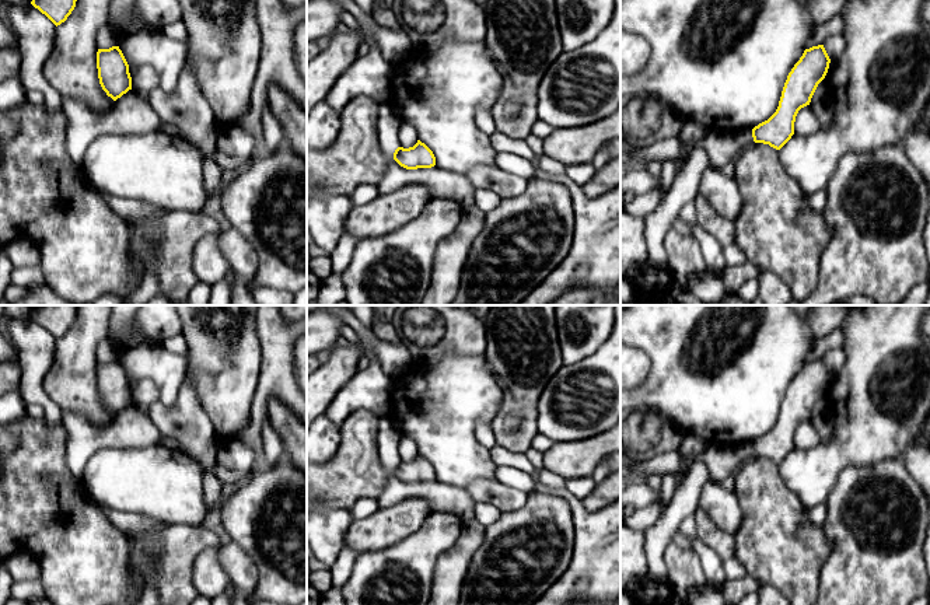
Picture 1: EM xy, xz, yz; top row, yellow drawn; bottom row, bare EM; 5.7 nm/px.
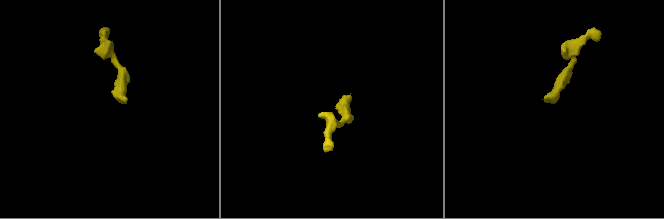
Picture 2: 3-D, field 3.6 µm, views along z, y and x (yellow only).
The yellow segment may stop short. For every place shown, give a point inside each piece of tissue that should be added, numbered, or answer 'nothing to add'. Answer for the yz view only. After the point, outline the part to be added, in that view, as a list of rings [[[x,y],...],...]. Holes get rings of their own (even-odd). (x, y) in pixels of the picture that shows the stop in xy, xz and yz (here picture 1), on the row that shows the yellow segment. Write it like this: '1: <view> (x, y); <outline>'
1: yz (722, 146); [[[749,127],[741,130],[710,129],[700,140],[689,144],[683,144],[676,137],[667,137],[643,148],[633,146],[630,157],[641,161],[646,168],[653,161],[662,164],[688,160],[693,148],[700,148],[707,154],[710,167],[721,169],[730,161],[735,161],[738,154],[752,143],[752,129]]]

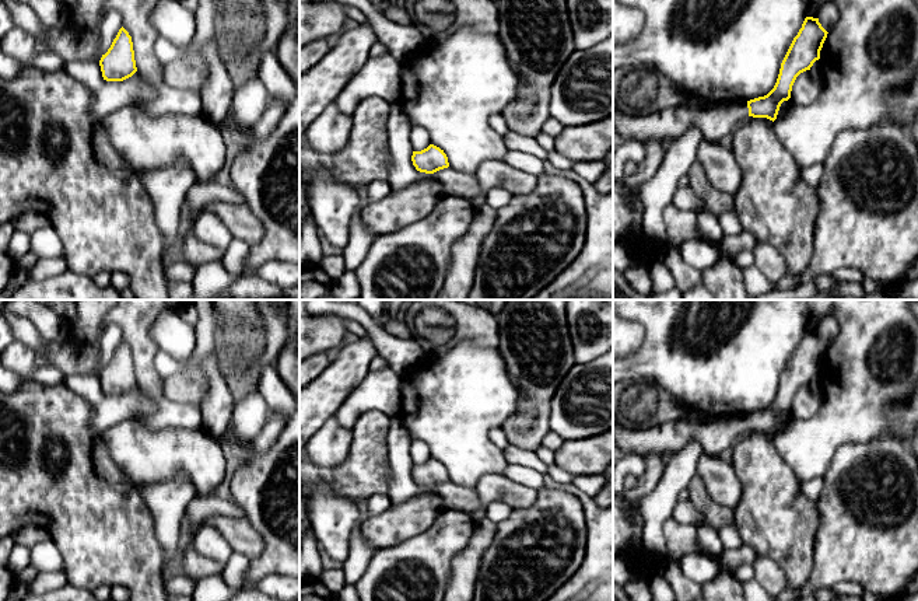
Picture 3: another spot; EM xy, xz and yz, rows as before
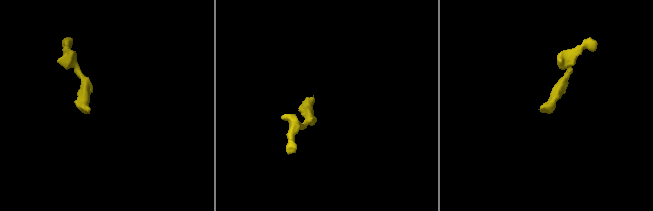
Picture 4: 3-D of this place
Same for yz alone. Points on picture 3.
1: yz (714, 121); [[[613,98],[613,133],[624,140],[638,140],[647,146],[649,140],[672,141],[680,139],[690,127],[695,126],[702,140],[721,143],[749,118],[747,101],[732,104],[701,102],[697,106],[663,108],[651,113],[640,113],[626,109]]]

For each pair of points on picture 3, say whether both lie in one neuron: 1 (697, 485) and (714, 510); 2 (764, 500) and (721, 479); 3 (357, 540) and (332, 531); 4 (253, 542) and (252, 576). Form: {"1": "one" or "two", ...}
{"1": "one", "2": "two", "3": "two", "4": "two"}

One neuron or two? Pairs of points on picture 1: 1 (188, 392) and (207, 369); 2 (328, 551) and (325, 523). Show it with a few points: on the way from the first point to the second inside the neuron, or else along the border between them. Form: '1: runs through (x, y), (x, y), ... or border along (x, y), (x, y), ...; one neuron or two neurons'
1: border along (185, 378), (192, 385), (202, 409), (207, 415); two neurons
2: runs through (327, 544), (325, 530); one neuron

